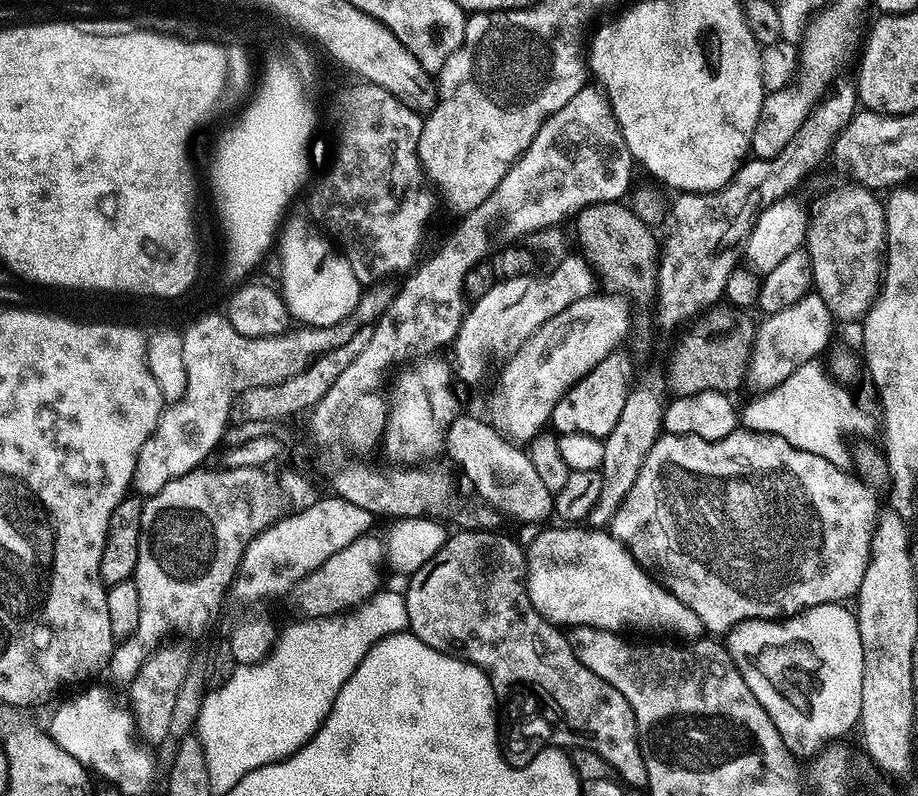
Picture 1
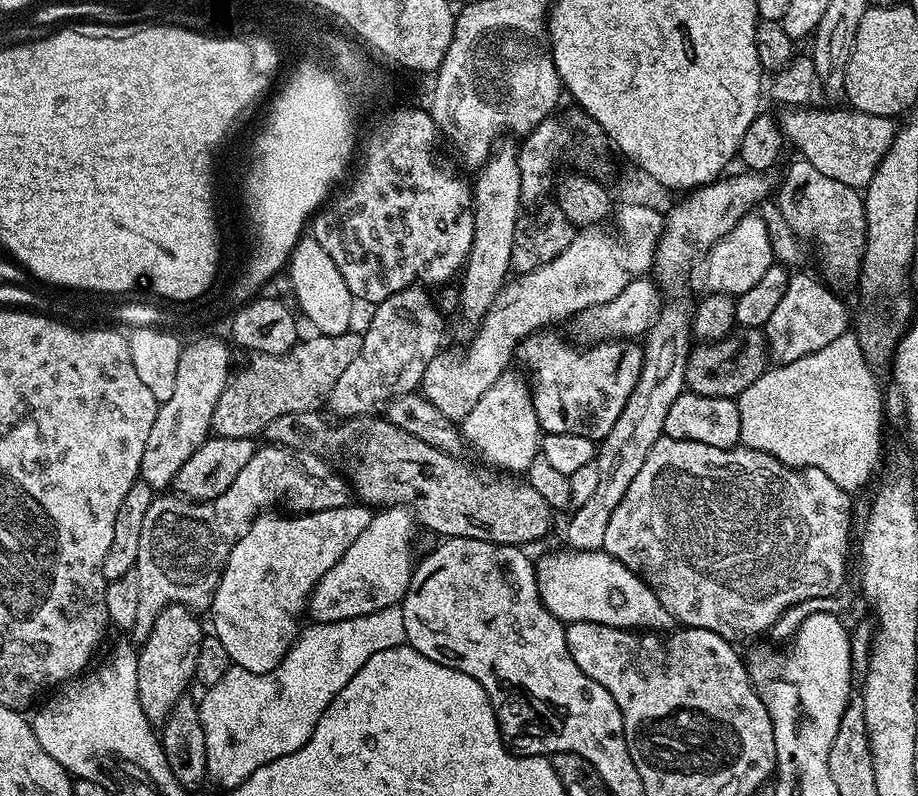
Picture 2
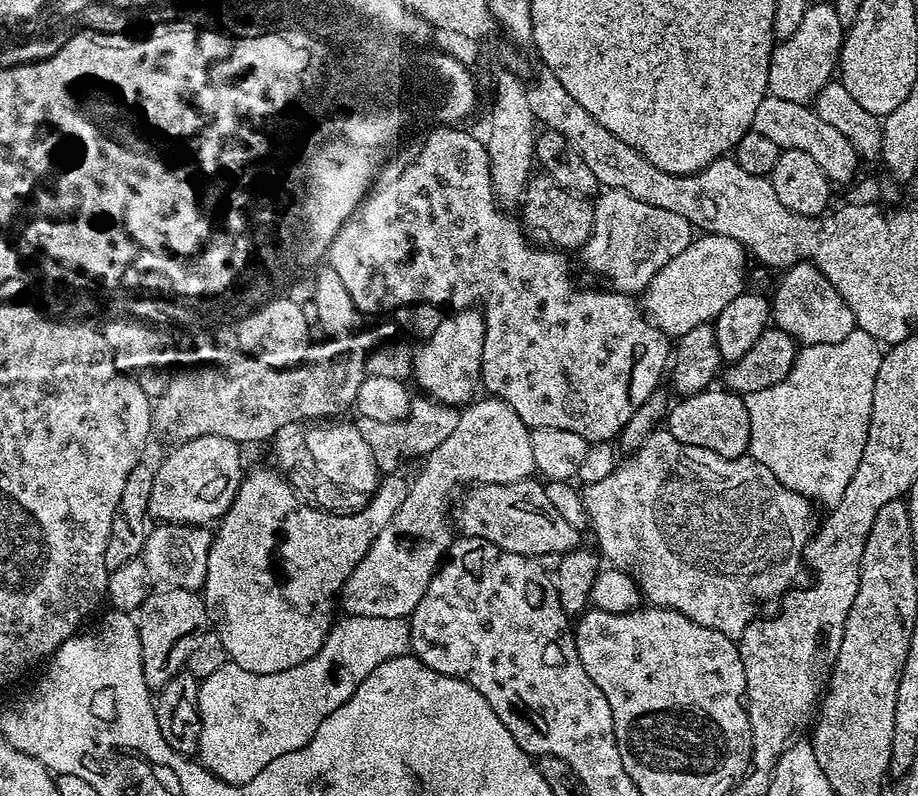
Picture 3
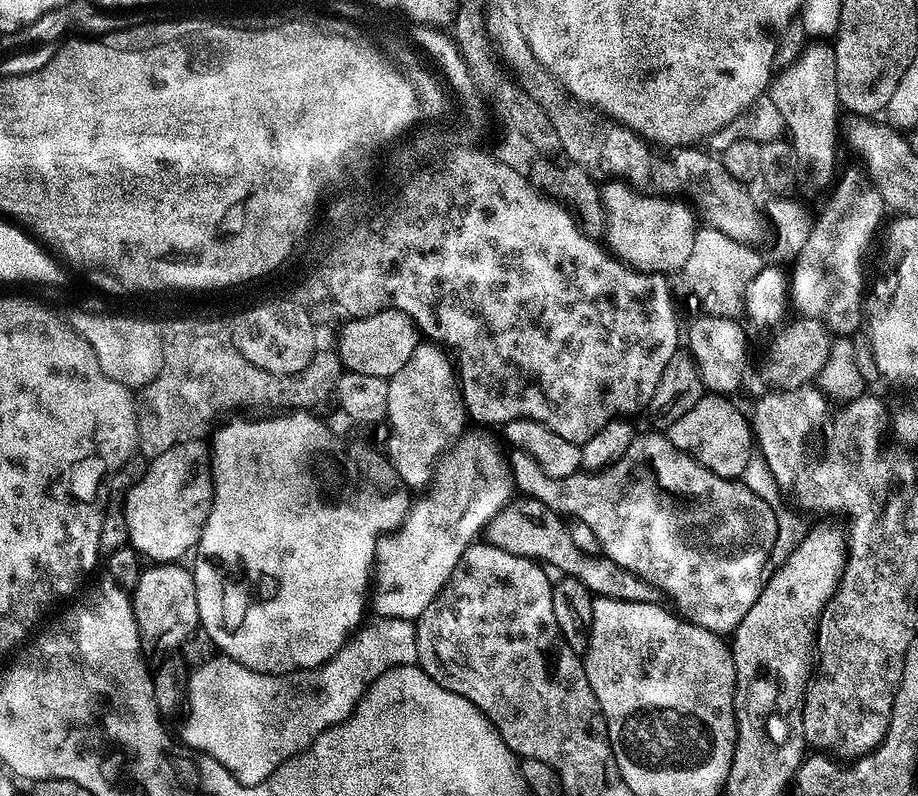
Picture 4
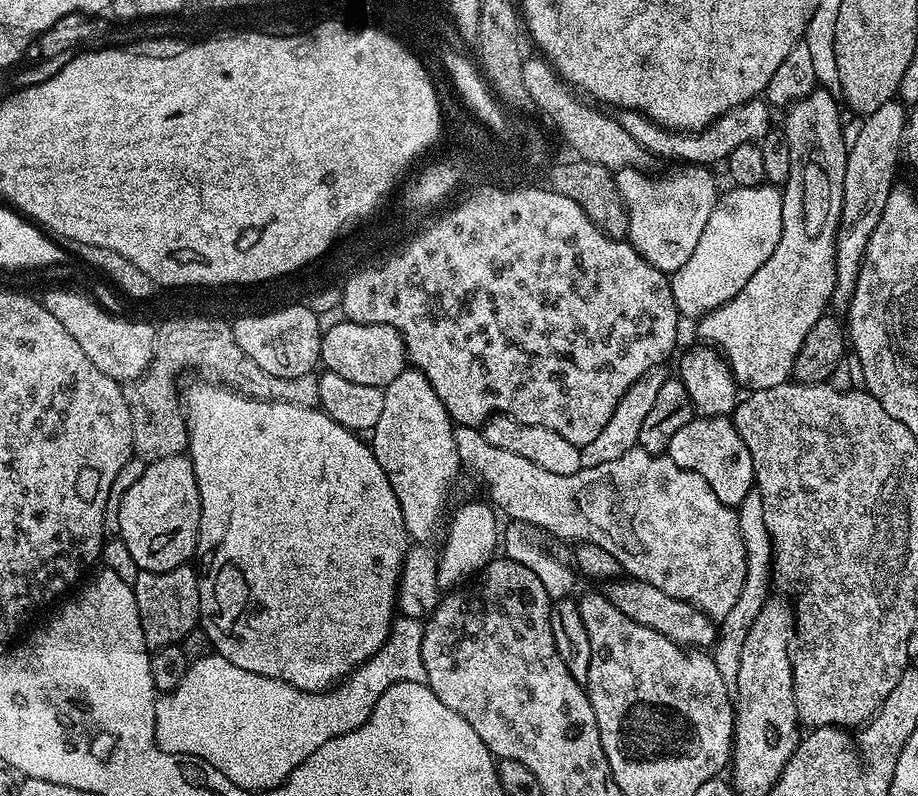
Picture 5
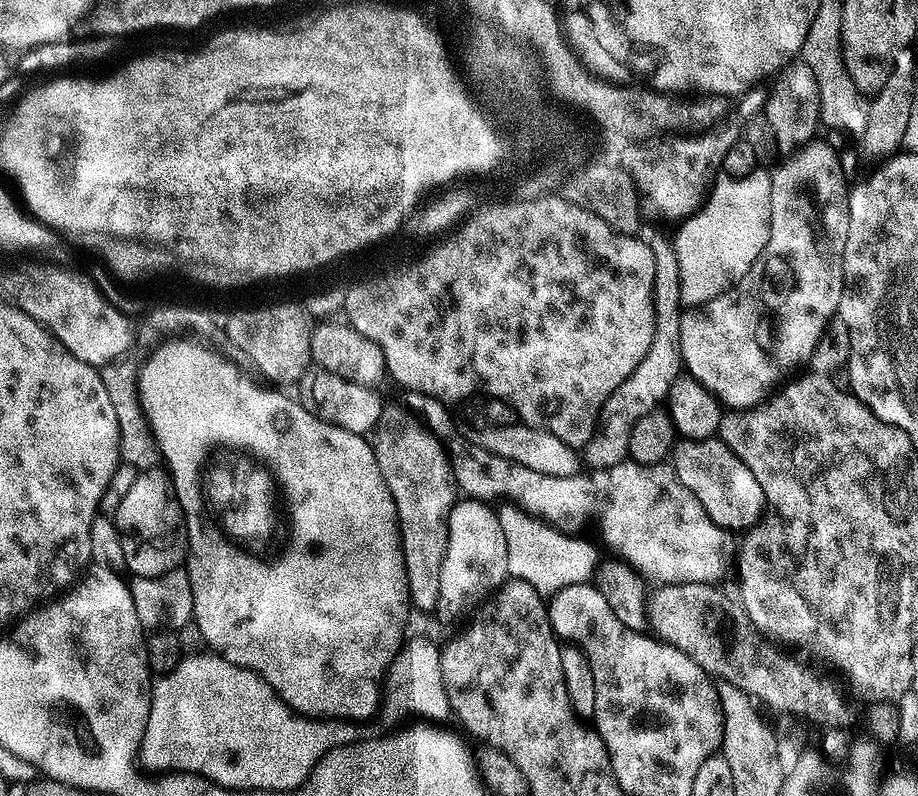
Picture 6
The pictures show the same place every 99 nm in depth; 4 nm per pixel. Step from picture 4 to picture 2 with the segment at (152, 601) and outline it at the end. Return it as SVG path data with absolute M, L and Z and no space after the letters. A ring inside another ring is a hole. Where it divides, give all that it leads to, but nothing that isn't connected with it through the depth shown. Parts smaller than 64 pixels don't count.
M171 604L162 609L148 637L139 645L138 702L142 702L142 714L154 726L163 725L164 719L174 706L189 691L196 674L196 659L200 643L204 641L205 629L200 629L200 620L195 611L181 604Z

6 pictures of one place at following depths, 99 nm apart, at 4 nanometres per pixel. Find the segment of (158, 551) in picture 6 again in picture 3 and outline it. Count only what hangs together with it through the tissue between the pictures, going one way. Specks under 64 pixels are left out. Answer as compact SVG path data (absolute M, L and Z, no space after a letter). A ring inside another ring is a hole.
M198 437L177 443L161 464L155 465L148 515L166 524L195 524L219 521L232 504L232 497L246 468L240 465L241 445L230 438Z

